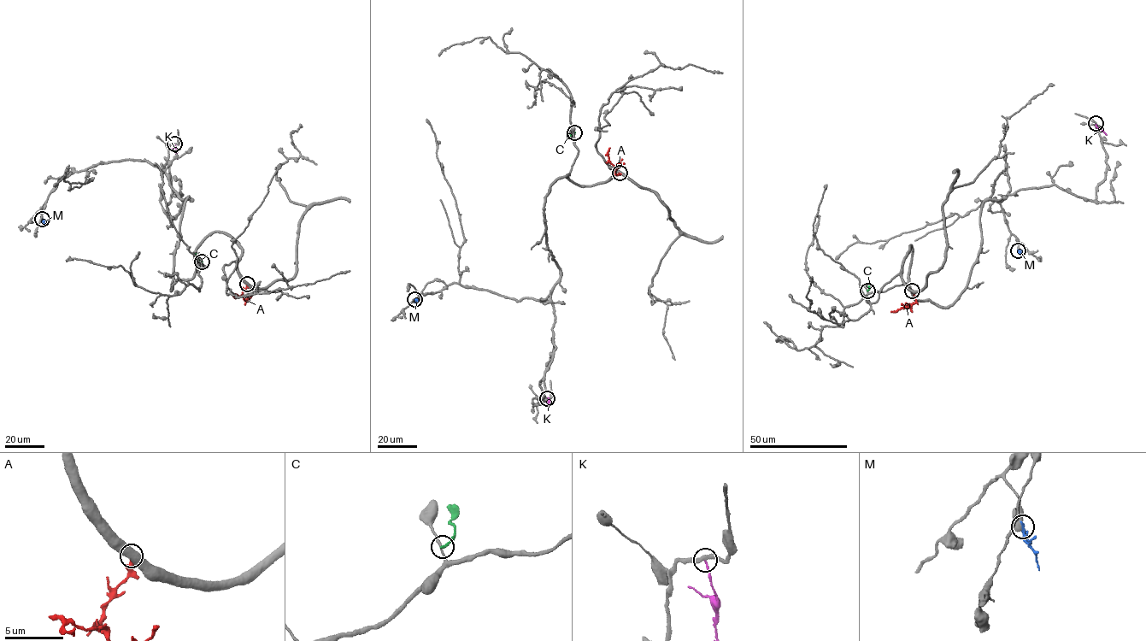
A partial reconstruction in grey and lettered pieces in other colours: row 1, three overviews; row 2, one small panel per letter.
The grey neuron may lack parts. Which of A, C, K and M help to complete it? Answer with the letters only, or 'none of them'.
none of them

